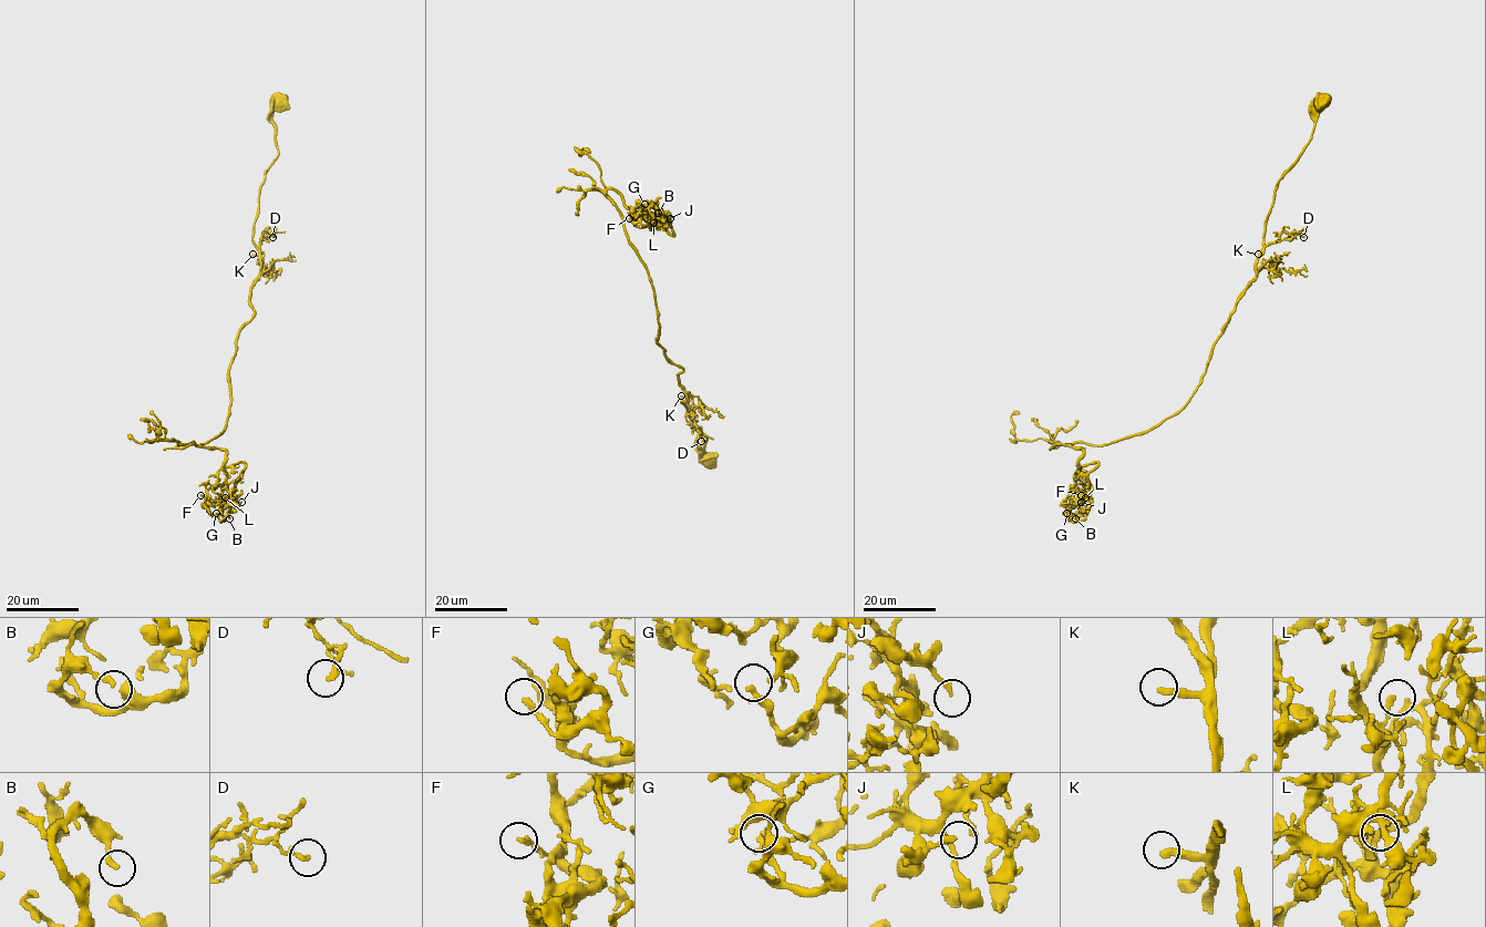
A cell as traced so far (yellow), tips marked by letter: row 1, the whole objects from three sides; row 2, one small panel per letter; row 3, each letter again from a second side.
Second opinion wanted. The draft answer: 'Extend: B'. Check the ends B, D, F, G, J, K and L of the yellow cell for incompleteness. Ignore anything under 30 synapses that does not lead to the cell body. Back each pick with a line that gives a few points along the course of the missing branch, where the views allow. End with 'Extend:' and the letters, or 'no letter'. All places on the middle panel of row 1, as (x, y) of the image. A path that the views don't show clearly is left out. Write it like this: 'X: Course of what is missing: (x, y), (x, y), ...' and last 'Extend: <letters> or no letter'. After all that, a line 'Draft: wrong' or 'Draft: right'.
K: Course of what is missing: (681, 395), (677, 426), (693, 444), (693, 451), (701, 453)
Extend: K
Draft: wrong

